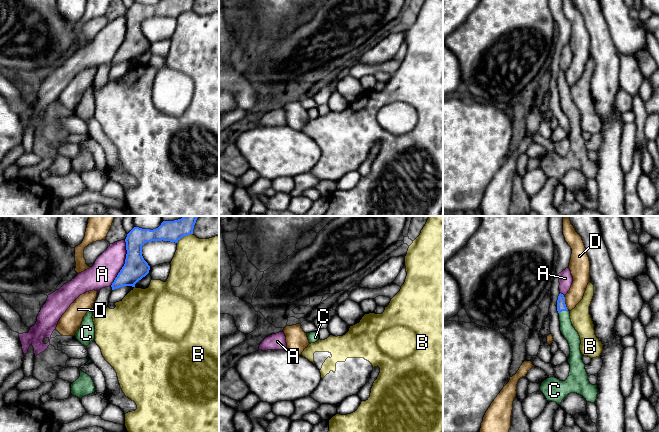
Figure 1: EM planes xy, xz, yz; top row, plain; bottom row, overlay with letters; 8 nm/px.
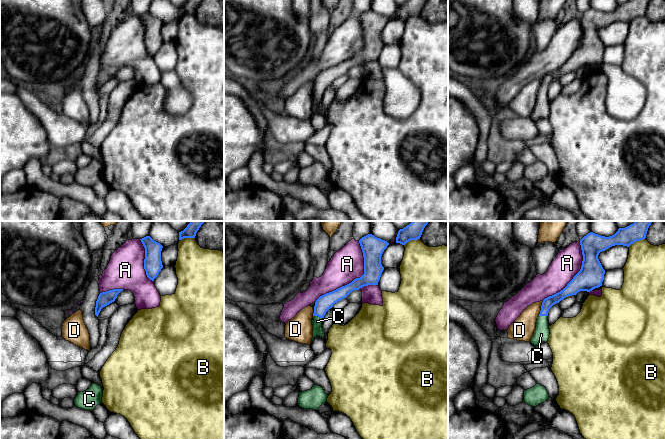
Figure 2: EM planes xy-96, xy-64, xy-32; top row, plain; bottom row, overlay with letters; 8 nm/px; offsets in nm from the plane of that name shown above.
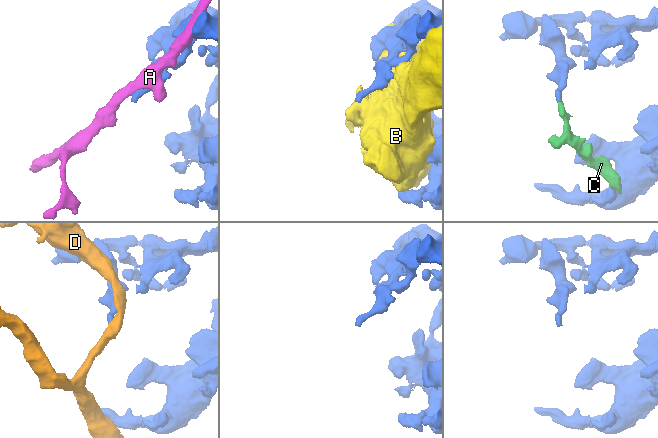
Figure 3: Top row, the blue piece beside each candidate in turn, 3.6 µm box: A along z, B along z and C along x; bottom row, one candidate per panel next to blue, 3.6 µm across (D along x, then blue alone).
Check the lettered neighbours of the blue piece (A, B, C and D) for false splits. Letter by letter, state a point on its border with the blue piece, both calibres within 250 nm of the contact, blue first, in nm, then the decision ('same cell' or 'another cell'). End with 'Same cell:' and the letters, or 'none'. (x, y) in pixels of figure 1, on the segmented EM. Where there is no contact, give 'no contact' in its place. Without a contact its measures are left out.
A: meets blue in xy at (125, 263); 190 nm thick on the blue side, 220 nm on the other; another cell
B: meets blue in xy at (184, 235); 170 nm thick on the blue side, 400 nm on the other; another cell
C: meets blue in yz at (562, 310); 80 nm thick on the blue side, 110 nm on the other; same cell
D: meets blue in yz at (564, 303); 80 nm thick on the blue side, 140 nm on the other; another cell
Same cell: C

